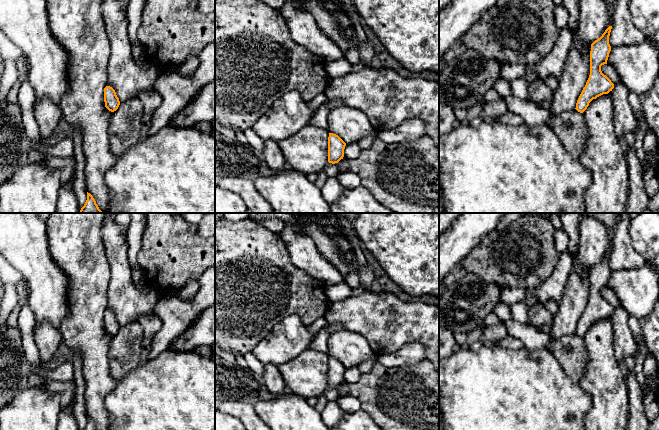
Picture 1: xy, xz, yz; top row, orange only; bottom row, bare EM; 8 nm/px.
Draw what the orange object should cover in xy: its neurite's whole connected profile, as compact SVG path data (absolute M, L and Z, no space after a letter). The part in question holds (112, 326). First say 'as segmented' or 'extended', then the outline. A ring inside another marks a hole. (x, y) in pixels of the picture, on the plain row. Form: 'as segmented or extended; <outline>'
extended; M107 216L102 222L102 243L110 265L110 281L107 290L108 305L104 312L105 331L114 336L122 326L137 321L139 315L153 312L162 295L149 287L137 287L132 280L132 268L128 259L127 229L119 226L114 218Z

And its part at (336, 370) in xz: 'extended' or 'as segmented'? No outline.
extended

